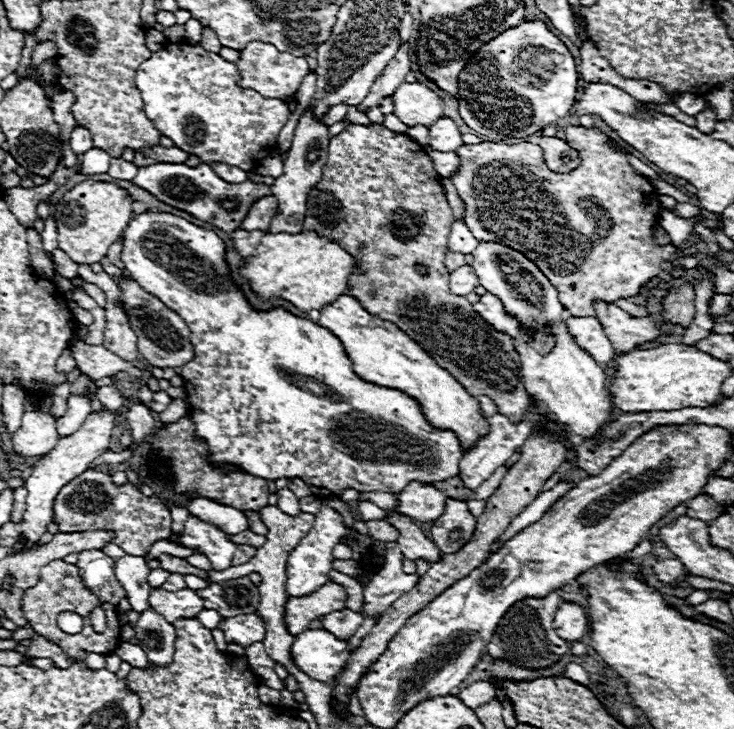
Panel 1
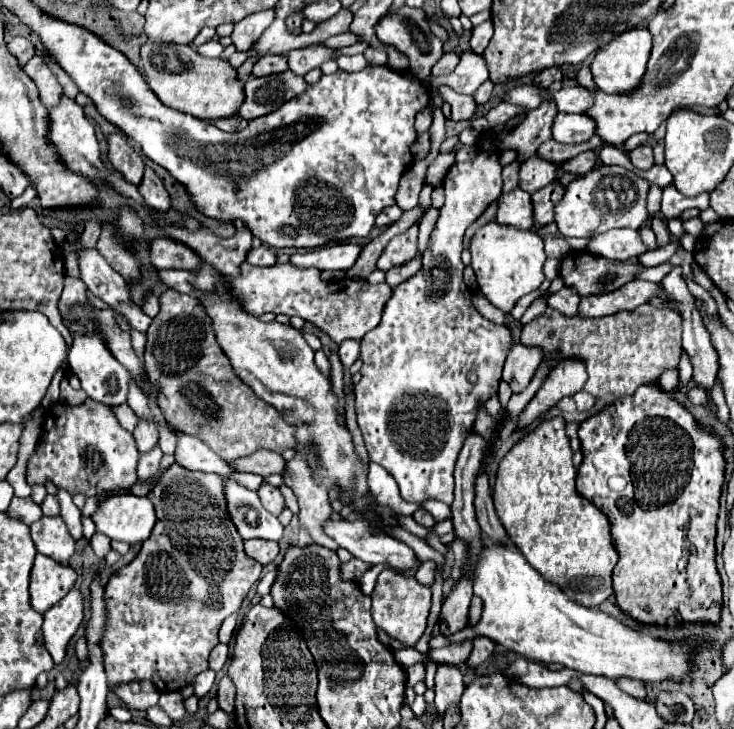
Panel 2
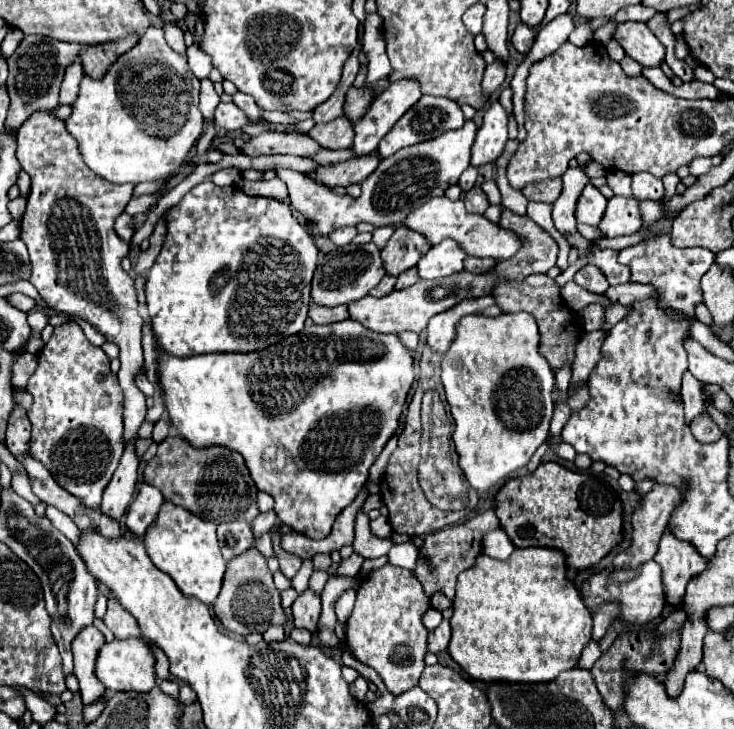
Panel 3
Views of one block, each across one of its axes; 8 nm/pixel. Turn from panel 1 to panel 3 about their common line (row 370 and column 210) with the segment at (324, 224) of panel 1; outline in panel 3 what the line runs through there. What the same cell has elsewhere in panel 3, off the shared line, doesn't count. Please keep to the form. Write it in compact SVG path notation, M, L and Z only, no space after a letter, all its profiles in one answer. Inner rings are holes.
M168 436L158 444L156 456L146 464L144 482L156 486L164 500L182 506L184 510L212 520L214 524L246 520L252 522L258 516L256 486L248 474L248 468L240 454L228 448L194 448L180 436Z

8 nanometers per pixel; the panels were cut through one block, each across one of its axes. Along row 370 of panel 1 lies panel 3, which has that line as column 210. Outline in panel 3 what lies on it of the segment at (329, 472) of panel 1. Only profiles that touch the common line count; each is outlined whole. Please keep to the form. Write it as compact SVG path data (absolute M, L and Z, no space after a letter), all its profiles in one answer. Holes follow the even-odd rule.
M204 180L196 188L192 188L166 216L166 240L162 244L162 250L154 262L154 266L148 272L146 282L146 304L148 314L152 322L152 332L158 342L158 348L164 350L170 356L188 358L194 354L214 354L214 352L254 352L264 350L292 334L298 334L304 328L304 320L308 316L308 304L310 304L310 282L312 272L316 270L318 260L318 248L314 244L314 238L310 232L294 218L290 206L274 200L274 198L256 198L246 196L240 188L228 186L220 188L210 180Z

